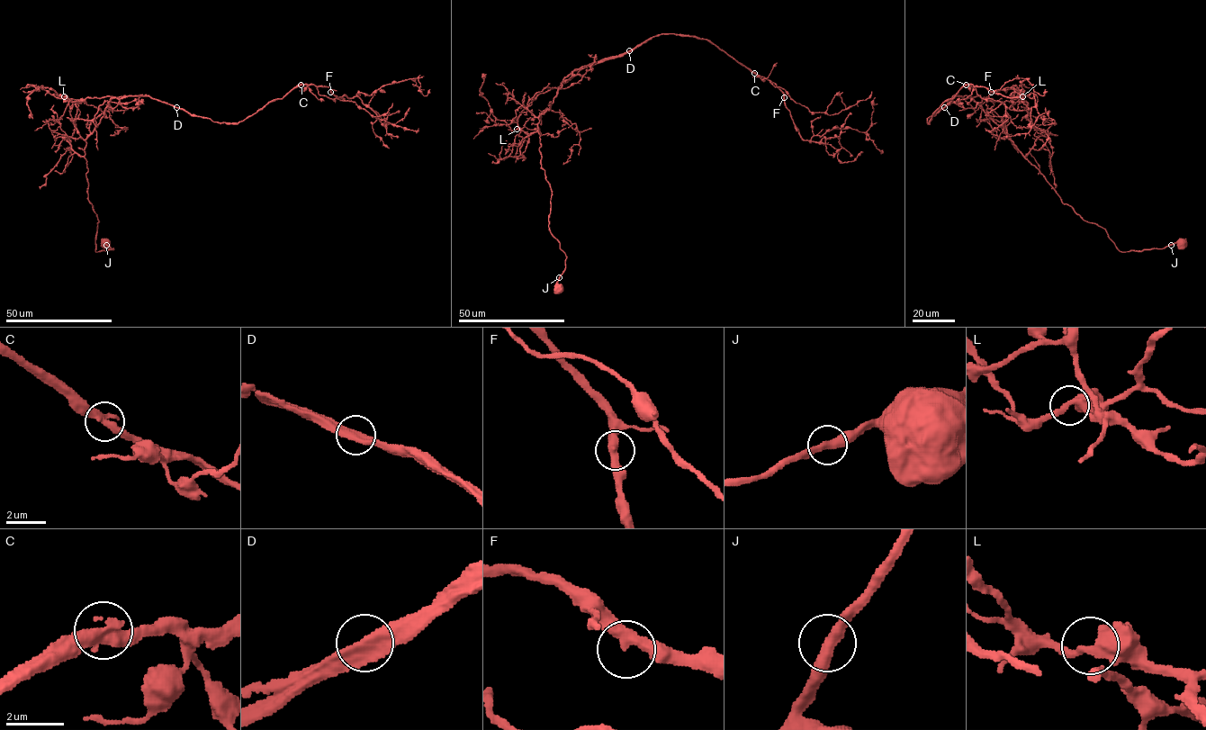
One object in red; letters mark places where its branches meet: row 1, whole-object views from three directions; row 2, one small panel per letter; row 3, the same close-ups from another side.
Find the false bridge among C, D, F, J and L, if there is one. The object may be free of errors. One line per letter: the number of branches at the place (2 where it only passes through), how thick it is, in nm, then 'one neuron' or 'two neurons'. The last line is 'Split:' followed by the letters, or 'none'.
C: branches 2; calibre 460 nm; one neuron
D: branches 2; calibre 420 nm; two neurons
F: branches 2; calibre 400 nm; one neuron
J: branches 2; calibre 400 nm; one neuron
L: branches 2; calibre 400 nm; one neuron
Split: D

